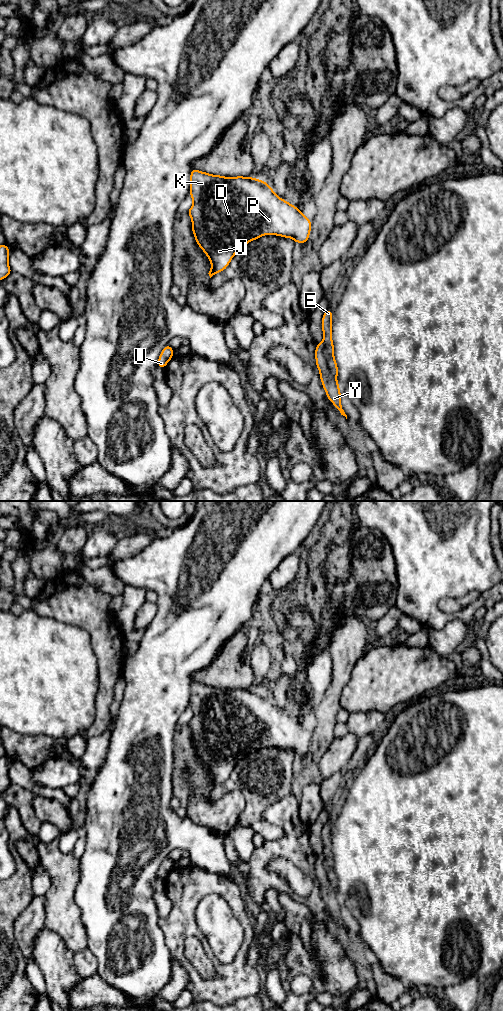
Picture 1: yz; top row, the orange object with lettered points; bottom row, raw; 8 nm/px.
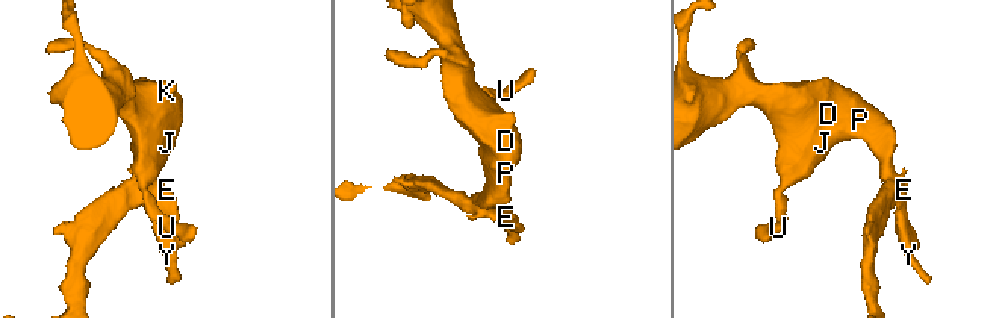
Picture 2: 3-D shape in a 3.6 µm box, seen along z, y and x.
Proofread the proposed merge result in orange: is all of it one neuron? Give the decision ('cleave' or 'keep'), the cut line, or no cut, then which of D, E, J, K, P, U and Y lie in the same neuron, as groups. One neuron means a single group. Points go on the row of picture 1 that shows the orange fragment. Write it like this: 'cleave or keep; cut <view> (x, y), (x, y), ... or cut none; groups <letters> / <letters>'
keep; cut none; groups D E J K P U Y

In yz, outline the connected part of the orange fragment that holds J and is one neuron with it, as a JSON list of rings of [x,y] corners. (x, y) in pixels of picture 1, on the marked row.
[[[196,169],[191,170],[190,177],[189,194],[193,199],[193,205],[187,212],[192,220],[195,241],[211,262],[211,270],[208,273],[210,278],[225,270],[239,249],[263,235],[292,238],[296,243],[301,244],[309,241],[311,220],[306,218],[296,206],[277,196],[266,181],[253,177],[212,175]]]

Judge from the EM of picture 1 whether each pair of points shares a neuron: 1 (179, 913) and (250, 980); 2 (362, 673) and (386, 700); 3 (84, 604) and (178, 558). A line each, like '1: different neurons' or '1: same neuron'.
1: same neuron
2: same neuron
3: different neurons

